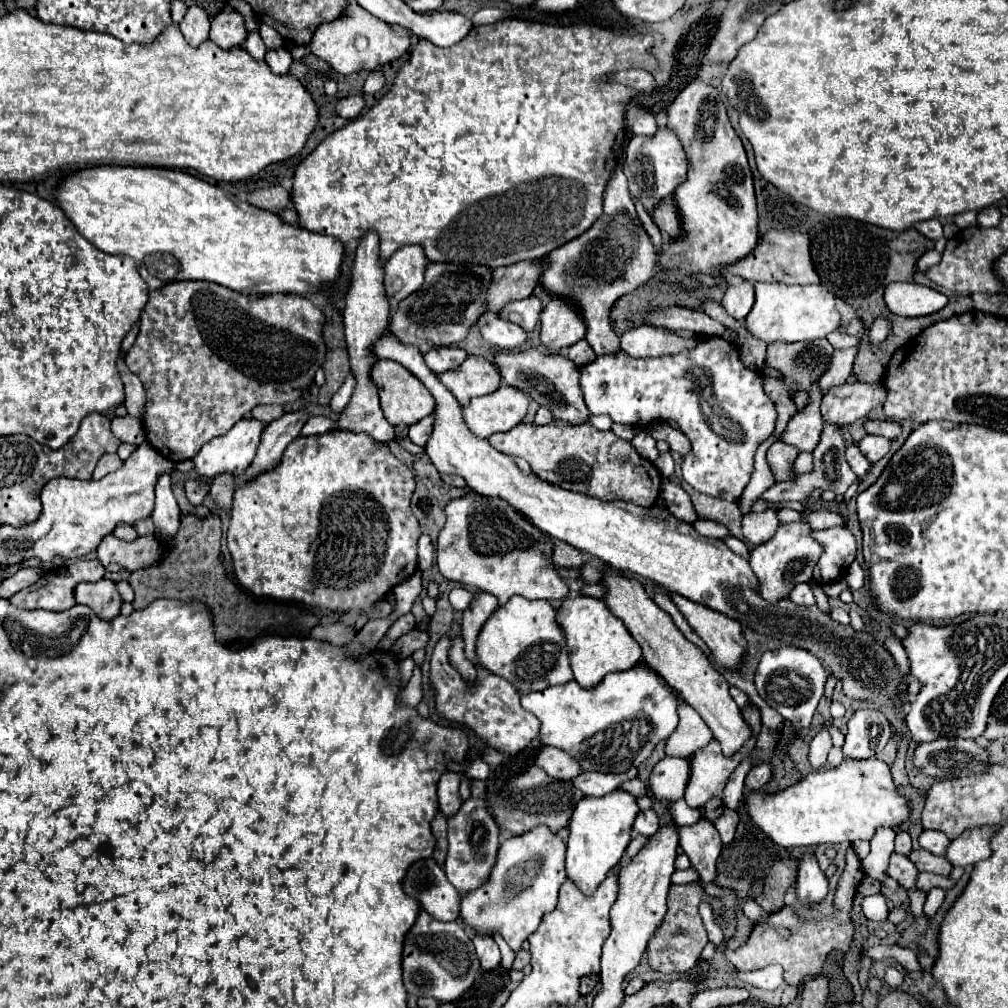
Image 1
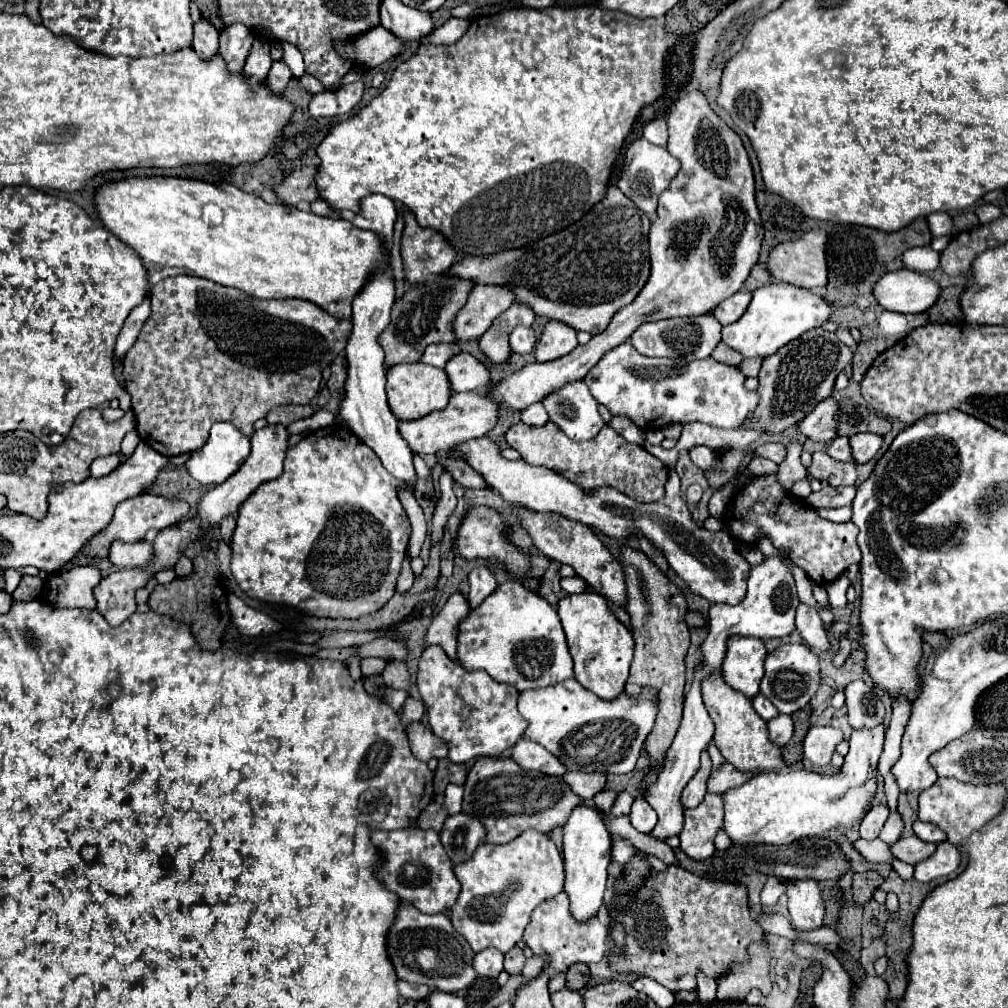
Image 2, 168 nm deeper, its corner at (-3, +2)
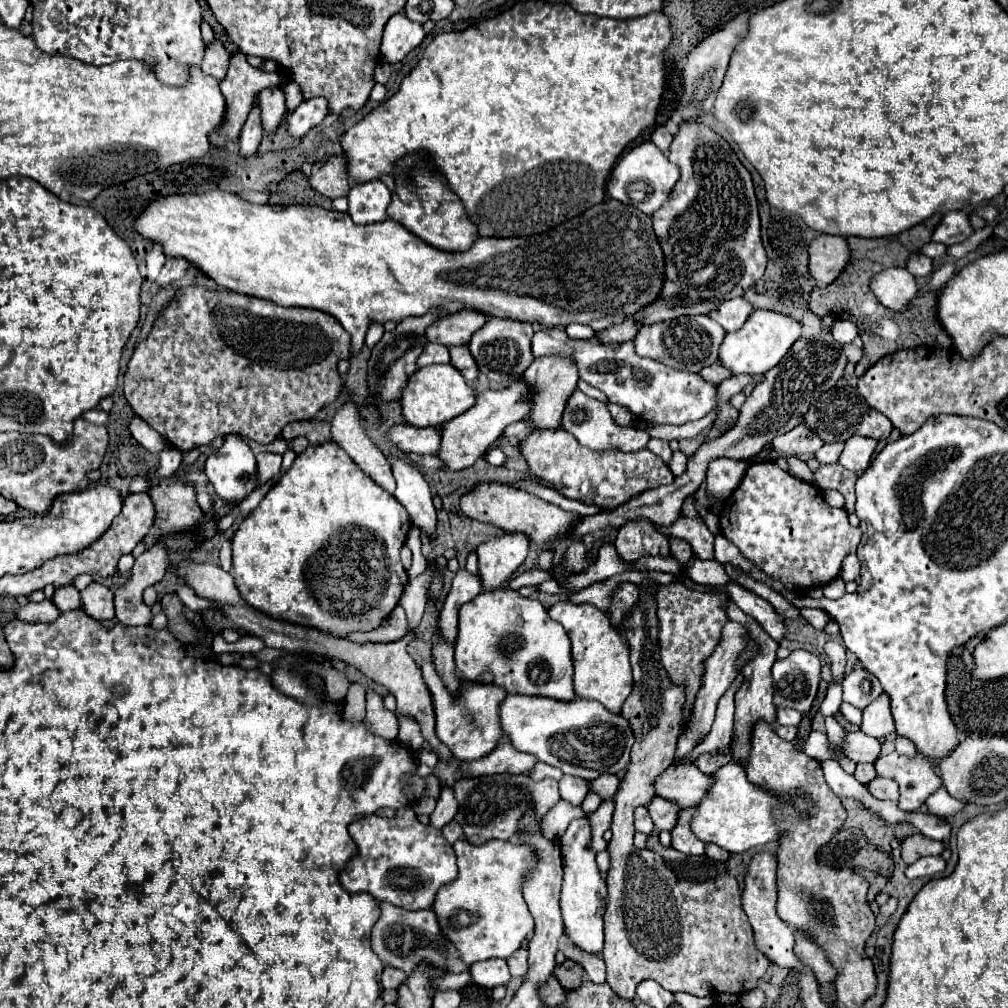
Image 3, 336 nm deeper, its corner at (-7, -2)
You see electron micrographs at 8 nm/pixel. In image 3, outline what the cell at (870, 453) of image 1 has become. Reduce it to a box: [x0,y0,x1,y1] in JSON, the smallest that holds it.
[839,436,877,474]

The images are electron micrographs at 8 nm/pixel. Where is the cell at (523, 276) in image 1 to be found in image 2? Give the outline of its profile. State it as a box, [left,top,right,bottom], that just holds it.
[451,286,515,340]

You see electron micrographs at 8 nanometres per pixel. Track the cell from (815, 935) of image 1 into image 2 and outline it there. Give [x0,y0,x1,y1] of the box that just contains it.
[717,940,771,1000]

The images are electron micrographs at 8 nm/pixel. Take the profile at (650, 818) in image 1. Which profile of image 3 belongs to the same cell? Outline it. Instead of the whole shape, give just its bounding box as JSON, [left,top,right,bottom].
[635,806,655,834]

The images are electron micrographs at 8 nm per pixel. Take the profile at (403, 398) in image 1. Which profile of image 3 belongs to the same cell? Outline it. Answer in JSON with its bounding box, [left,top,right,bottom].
[401,364,475,426]

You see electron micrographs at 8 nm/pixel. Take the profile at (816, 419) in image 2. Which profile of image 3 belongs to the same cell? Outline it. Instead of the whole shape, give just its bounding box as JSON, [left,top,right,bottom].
[771,424,825,454]

